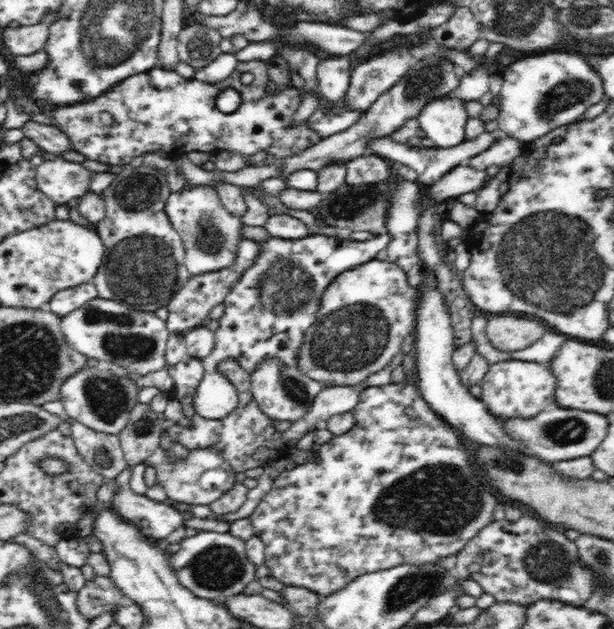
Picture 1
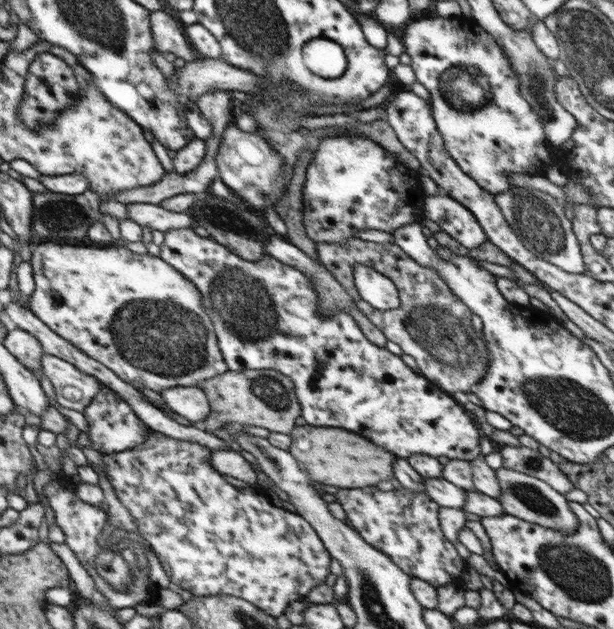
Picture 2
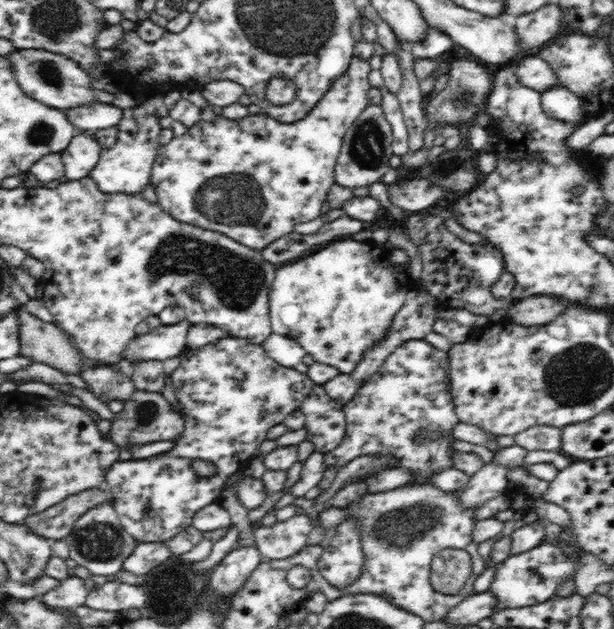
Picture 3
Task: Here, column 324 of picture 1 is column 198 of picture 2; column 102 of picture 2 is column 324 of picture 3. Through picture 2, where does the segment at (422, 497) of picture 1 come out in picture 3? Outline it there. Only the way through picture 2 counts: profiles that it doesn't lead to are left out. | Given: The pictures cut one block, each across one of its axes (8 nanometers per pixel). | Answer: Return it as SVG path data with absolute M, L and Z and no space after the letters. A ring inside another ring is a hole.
M408 340L402 342L400 346L396 347L396 350L392 351L392 354L388 355L388 358L382 363L382 366L366 381L362 382L359 390L354 394L354 398L350 400L346 405L343 405L344 415L346 418L346 429L345 435L342 439L341 444L331 452L328 452L324 456L324 461L326 461L326 468L328 467L344 467L348 465L352 460L355 460L357 457L365 455L392 455L396 459L396 464L393 466L396 468L406 468L410 472L413 472L418 478L415 482L424 482L428 476L432 476L434 472L442 470L442 468L452 468L454 467L453 453L454 449L450 448L450 437L451 440L454 440L454 435L451 435L451 431L455 430L455 427L459 424L459 419L455 414L454 406L452 403L452 398L450 395L450 383L449 383L449 366L448 366L448 357L443 350L432 346L430 343L422 340Z

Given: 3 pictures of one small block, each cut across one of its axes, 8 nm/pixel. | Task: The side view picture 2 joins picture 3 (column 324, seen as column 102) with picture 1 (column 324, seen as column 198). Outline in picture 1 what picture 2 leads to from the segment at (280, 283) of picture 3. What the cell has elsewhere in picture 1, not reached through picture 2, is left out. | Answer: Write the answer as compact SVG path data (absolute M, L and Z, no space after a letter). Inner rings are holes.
M372 259L339 274L324 290L316 322L306 330L297 367L328 386L355 386L382 370L415 328L418 290L408 284L400 266Z

